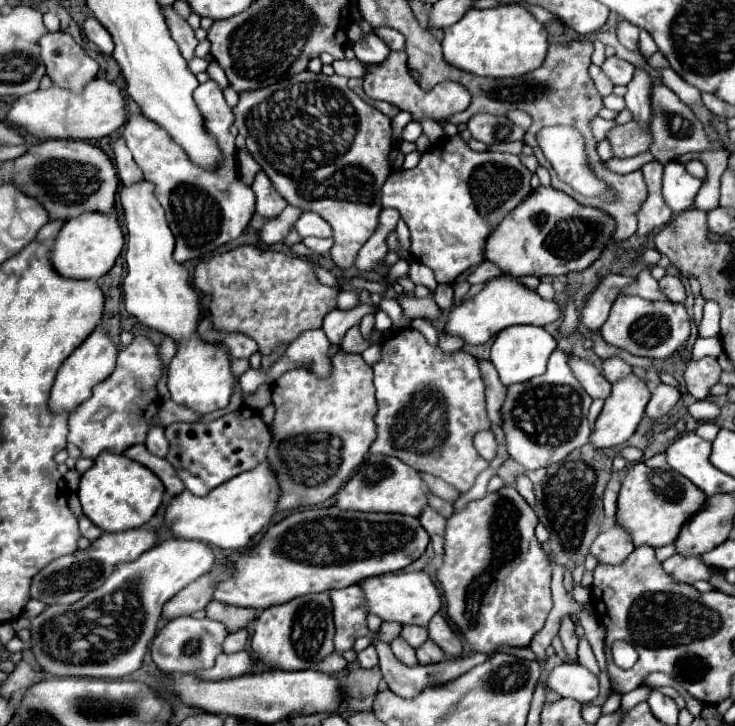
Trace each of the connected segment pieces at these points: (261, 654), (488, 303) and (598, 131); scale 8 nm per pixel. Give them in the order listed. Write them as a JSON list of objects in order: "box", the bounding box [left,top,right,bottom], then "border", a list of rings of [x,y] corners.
[{"box":[251,592,333,670],"border":[[[327,592],[295,598],[281,606],[267,608],[255,620],[251,638],[253,656],[273,670],[307,670],[333,652],[333,612]]]},{"box":[445,276,559,346],"border":[[[499,276],[497,280],[489,280],[487,286],[471,300],[465,300],[463,304],[455,306],[449,312],[445,334],[459,336],[463,342],[479,346],[497,336],[503,328],[515,326],[515,324],[533,324],[533,326],[545,326],[559,318],[559,306],[557,302],[543,300],[535,290],[529,290],[521,286],[515,280],[509,280],[507,276]]]},{"box":[591,118,615,142],"border":[[[595,118],[593,124],[591,124],[591,130],[593,130],[593,136],[597,138],[597,142],[605,140],[605,132],[609,132],[611,128],[615,128],[615,122],[613,120],[603,120],[603,118]]]}]

